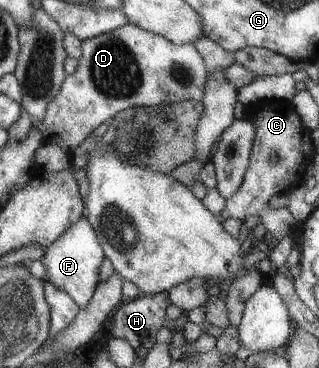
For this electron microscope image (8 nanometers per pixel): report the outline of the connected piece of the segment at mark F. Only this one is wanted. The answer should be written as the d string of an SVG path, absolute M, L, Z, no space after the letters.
M82 216L70 225L46 250L41 261L46 266L46 283L65 290L80 308L91 301L97 284L100 282L98 271L104 260L105 252L97 239L96 230L90 221Z

